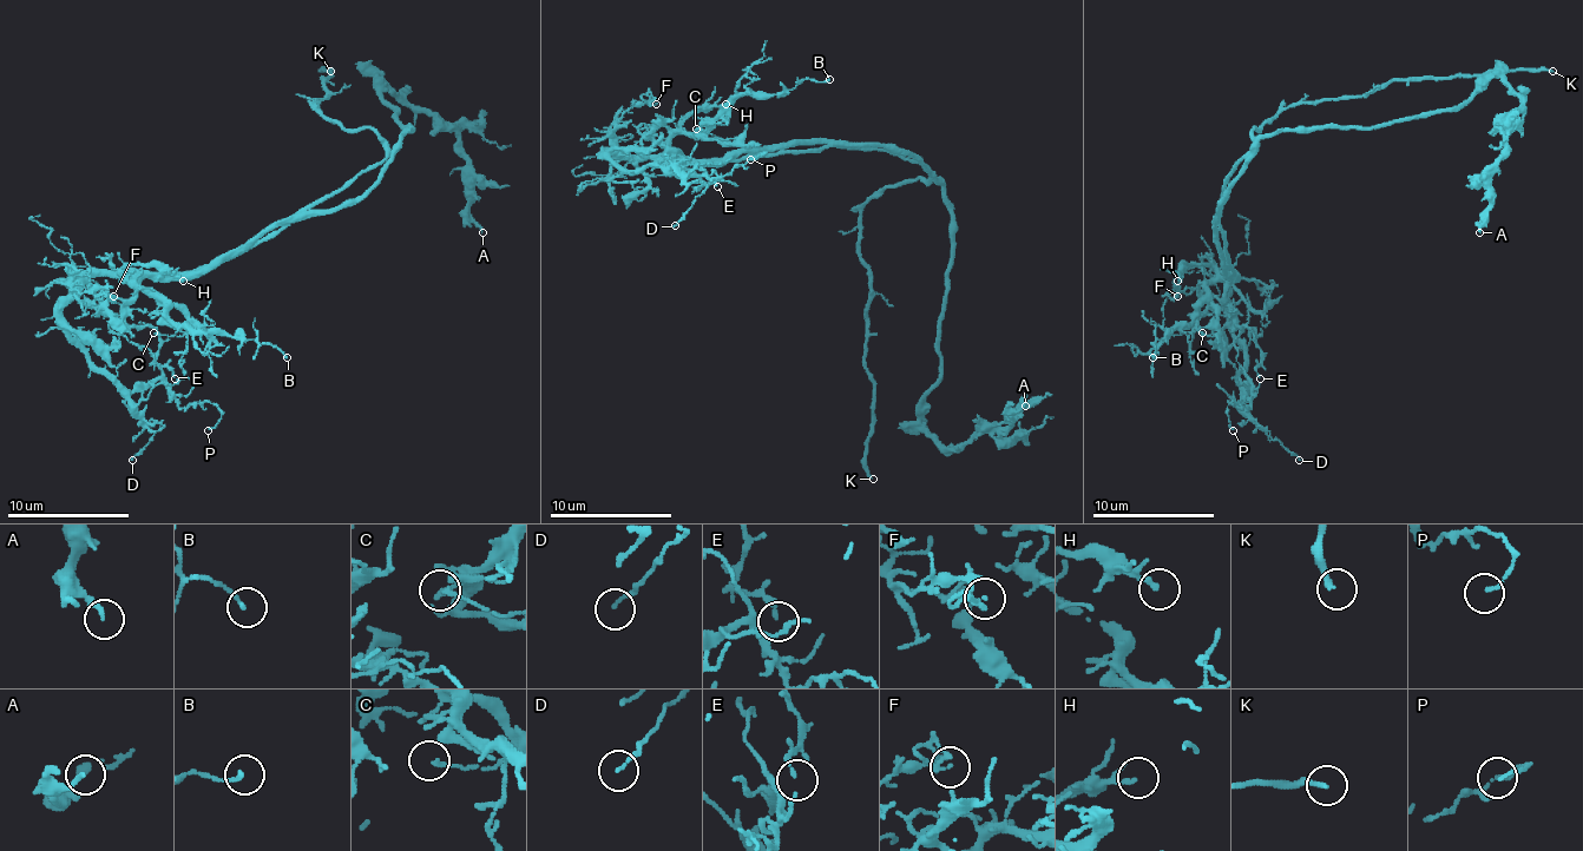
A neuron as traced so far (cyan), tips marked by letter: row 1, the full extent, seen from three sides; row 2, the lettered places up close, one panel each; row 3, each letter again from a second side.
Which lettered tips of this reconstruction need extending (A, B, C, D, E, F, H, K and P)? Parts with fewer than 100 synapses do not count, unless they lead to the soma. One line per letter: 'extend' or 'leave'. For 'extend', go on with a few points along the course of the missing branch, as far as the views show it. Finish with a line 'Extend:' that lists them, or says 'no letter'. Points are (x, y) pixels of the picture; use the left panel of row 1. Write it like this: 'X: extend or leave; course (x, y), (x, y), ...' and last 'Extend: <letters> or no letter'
A: leave
B: leave
C: leave
D: leave
E: leave
F: leave
H: leave
K: extend; course (330, 71), (321, 50), (302, 64), (248, 31), (175, 37), (190, 25)
P: leave
Extend: K

